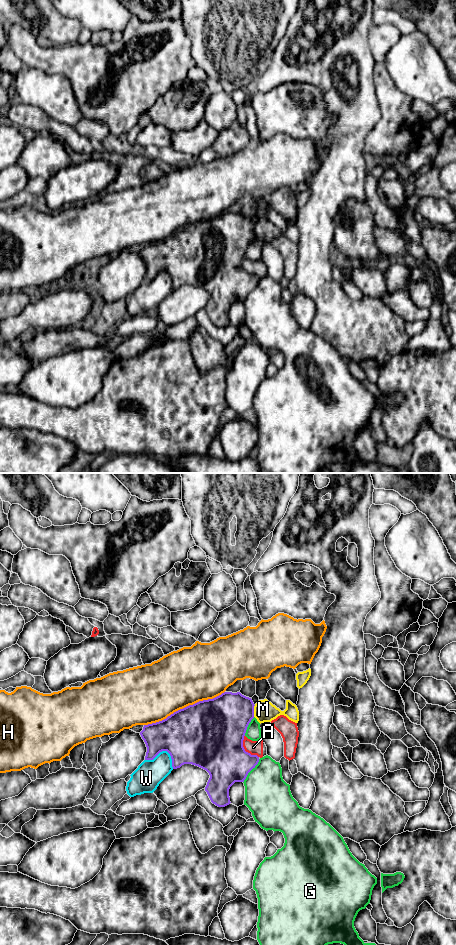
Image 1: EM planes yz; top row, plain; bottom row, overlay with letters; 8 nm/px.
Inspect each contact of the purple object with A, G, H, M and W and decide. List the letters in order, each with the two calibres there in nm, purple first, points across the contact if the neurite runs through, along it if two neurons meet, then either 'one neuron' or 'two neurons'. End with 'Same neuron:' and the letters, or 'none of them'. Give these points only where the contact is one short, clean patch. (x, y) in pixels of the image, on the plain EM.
A: 460 nm thick on the purple side, 110 nm on the other; two neurons
G: 360 nm thick on the purple side, 360 nm on the other; two neurons
H: 500 nm thick on the purple side, 460 nm on the other; two neurons
M: 380 nm thick on the purple side, 180 nm on the other; border along yz (255, 225), (253, 236); two neurons
W: 460 nm thick on the purple side, 220 nm on the other; two neurons
Same neuron: none of them

